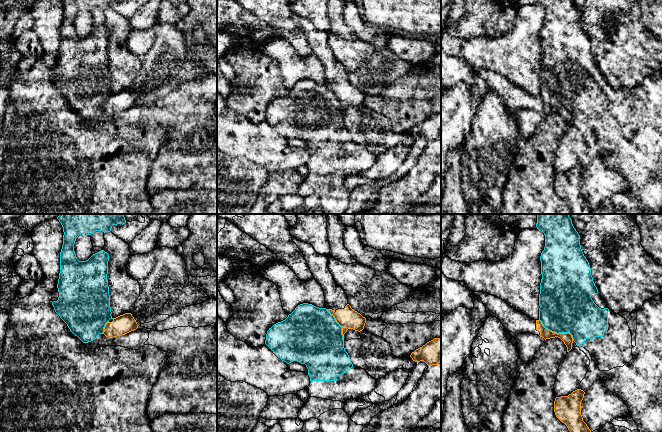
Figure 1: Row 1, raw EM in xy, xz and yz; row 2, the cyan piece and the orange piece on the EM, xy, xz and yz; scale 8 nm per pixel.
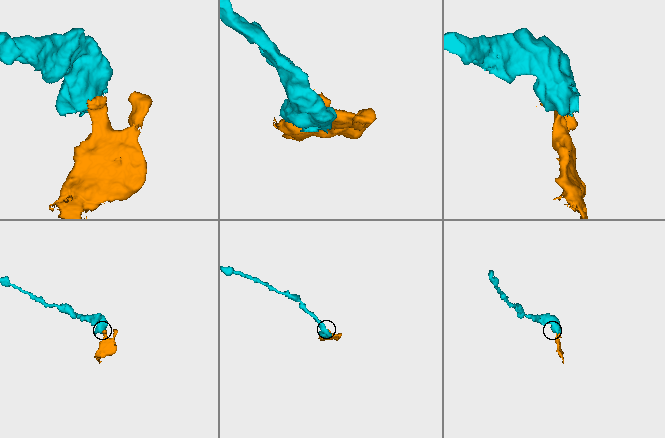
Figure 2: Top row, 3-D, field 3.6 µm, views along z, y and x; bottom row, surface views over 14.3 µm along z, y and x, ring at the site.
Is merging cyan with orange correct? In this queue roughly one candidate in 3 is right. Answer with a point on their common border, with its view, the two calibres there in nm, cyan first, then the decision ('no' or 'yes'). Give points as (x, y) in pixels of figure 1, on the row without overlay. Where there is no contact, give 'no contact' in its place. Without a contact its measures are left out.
yz (557, 109) | 420/80 nm | no

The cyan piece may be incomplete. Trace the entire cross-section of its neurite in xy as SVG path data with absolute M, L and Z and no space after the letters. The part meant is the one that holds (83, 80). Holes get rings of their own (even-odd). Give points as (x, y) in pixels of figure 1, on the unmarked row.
M61 0L63 3L63 21L60 28L60 49L58 55L59 73L53 77L55 88L67 100L70 107L83 119L88 119L103 110L104 103L113 95L110 83L108 62L109 30L101 26L86 37L79 37L74 27L76 14L81 10L91 11L95 7L110 8L117 0Z

